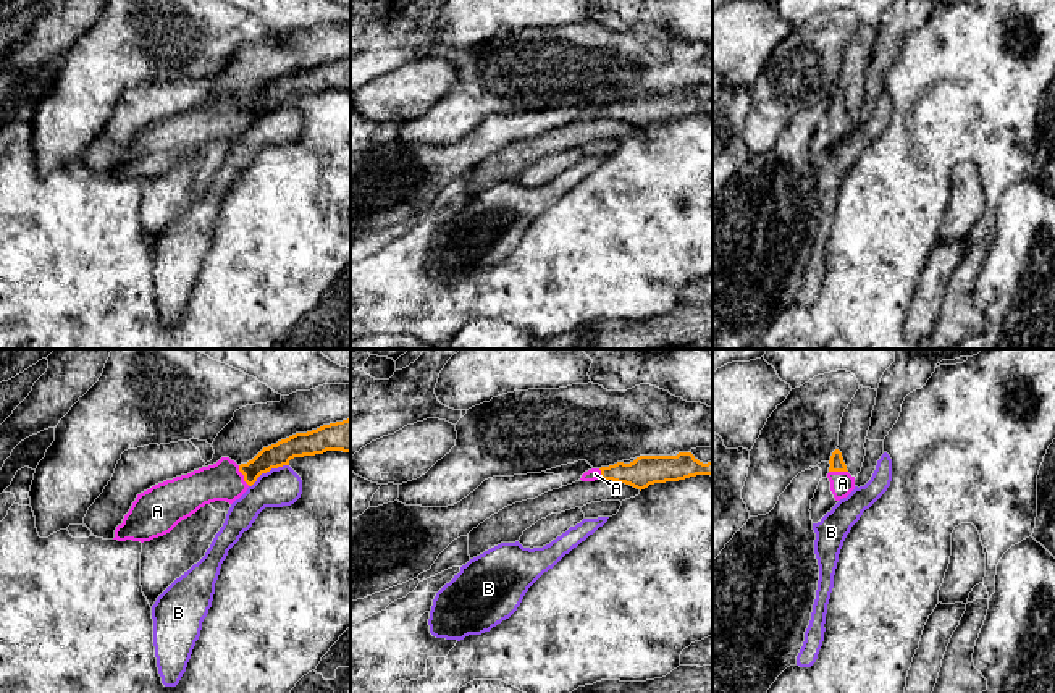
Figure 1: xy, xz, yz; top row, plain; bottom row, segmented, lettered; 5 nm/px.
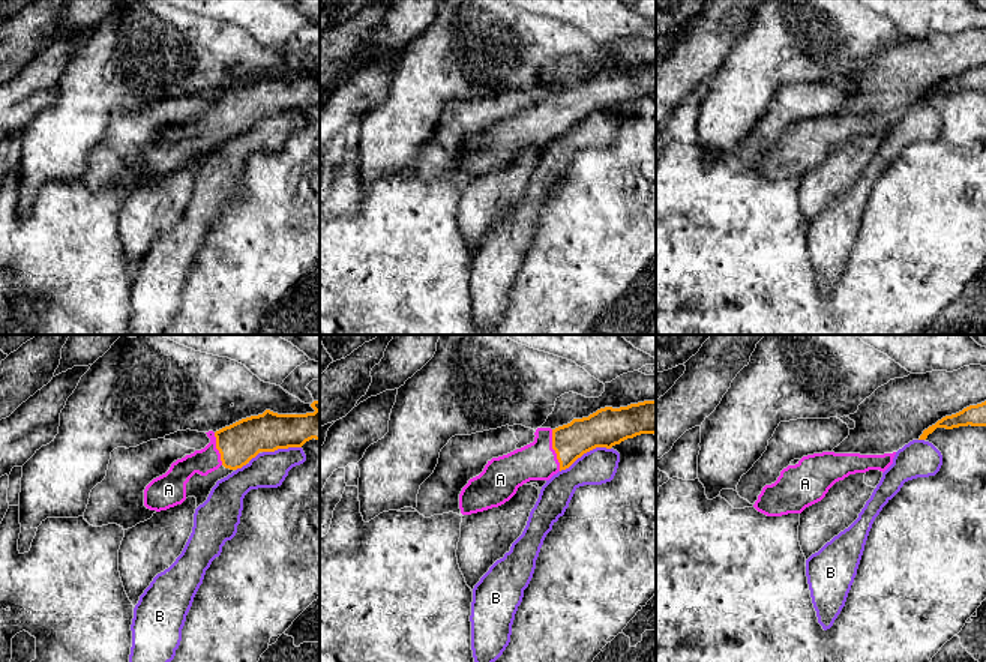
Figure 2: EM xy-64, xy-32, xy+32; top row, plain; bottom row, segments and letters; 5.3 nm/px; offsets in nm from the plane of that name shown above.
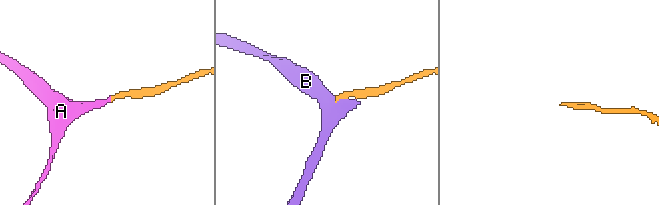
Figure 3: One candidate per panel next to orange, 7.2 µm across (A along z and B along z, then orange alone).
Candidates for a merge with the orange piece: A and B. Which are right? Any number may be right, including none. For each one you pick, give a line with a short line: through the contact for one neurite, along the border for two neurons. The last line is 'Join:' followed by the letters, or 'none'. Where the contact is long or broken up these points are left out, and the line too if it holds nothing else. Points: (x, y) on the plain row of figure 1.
A: xy (278, 92), (243, 112), (220, 120)
Join: A

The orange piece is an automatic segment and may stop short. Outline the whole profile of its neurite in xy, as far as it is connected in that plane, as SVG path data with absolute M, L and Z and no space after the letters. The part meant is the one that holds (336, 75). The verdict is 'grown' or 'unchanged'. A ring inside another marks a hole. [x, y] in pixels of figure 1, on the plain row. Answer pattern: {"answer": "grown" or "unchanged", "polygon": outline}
{"answer": "grown", "polygon": "M351 57L296 71L263 86L247 102L237 103L229 95L221 95L213 103L152 124L137 132L123 162L116 165L113 178L144 181L163 174L205 142L233 142L262 111L289 103L294 95L326 89L351 90Z"}

